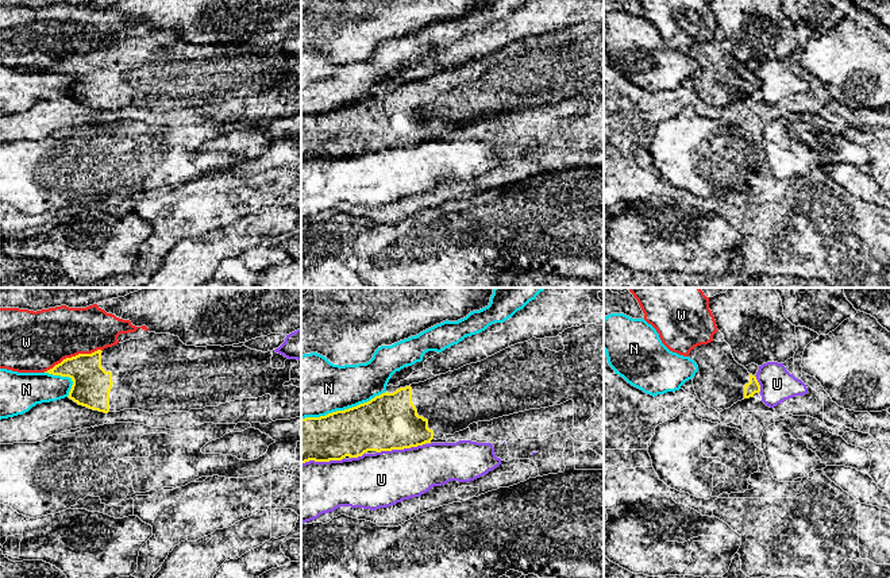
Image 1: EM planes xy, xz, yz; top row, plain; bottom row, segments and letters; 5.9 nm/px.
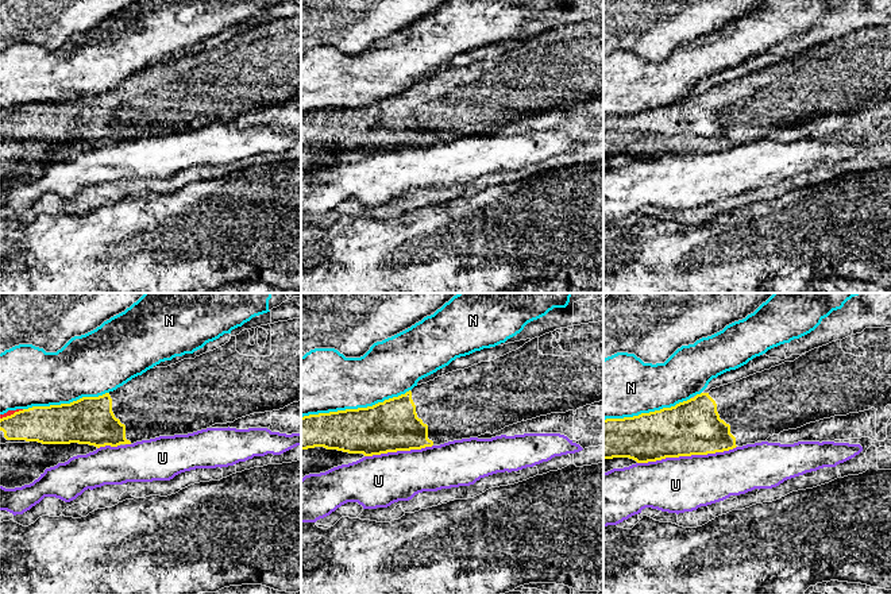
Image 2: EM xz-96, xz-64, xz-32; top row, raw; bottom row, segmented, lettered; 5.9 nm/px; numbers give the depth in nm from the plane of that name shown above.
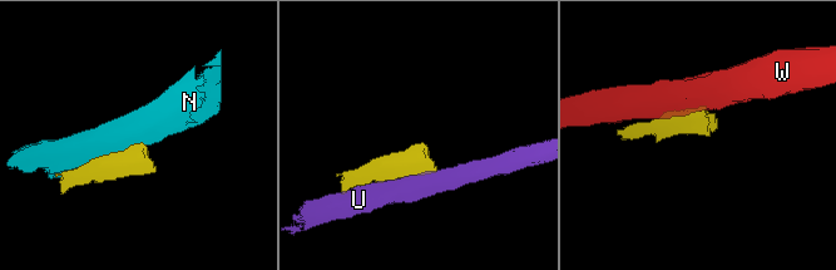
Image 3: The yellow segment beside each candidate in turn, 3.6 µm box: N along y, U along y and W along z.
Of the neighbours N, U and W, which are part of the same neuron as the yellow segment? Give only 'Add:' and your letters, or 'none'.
Add: none

